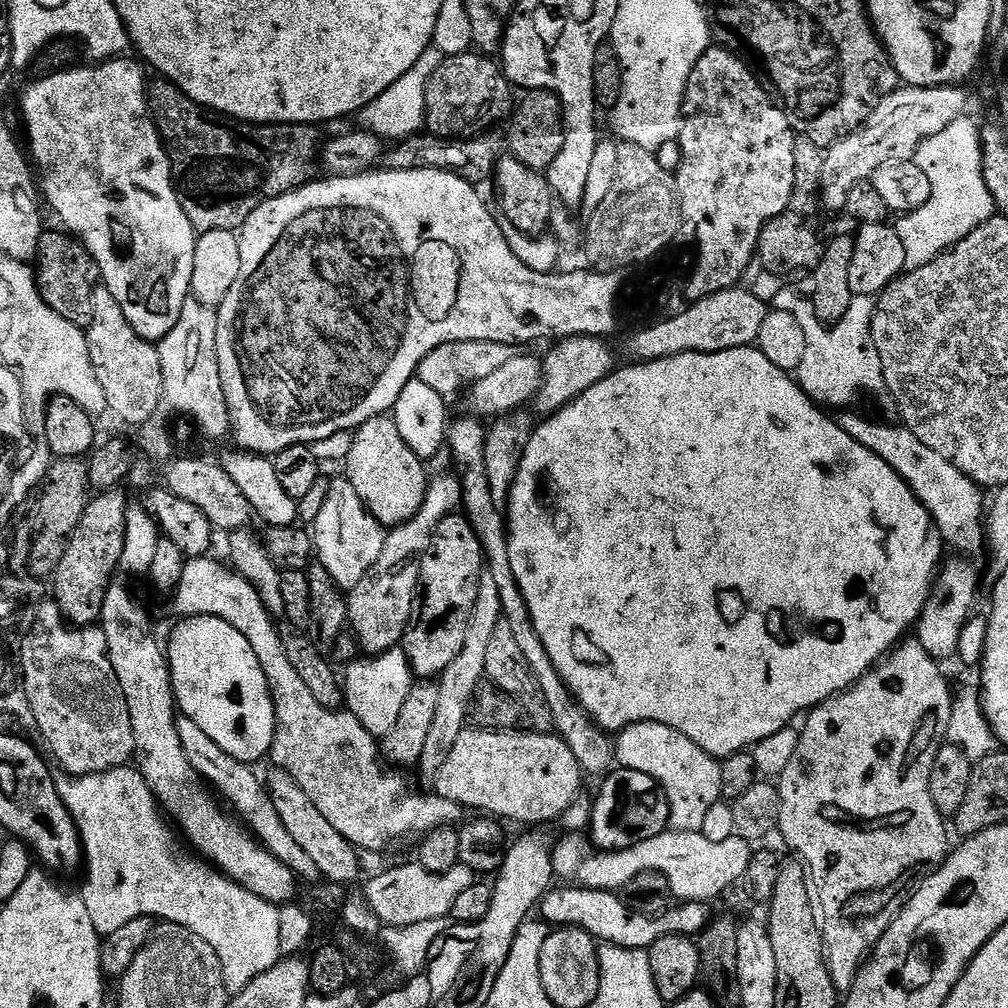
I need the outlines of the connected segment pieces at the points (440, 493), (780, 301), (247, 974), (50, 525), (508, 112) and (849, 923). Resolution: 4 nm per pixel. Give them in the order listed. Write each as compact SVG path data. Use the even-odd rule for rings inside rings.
M433 475L418 514L398 528L385 535L382 554L378 562L358 586L347 593L348 618L350 631L360 643L361 649L368 654L388 652L397 647L404 639L404 631L416 604L418 595L418 577L420 575L420 557L428 548L428 539L442 518L455 513L462 504L462 489L459 475Z
M783 286L770 304L777 312L794 315L802 328L805 352L802 366L796 368L794 376L800 389L817 405L844 410L855 405L852 403L863 392L885 391L882 358L878 358L878 350L874 350L872 341L872 312L876 309L873 297L853 296L850 310L846 310L844 317L834 325L827 325L817 318L812 300L807 295L796 294L790 286Z
M125 766L89 776L64 774L57 777L56 789L70 810L76 829L80 832L80 842L84 845L84 864L88 868L88 877L84 880L82 895L86 910L90 910L94 930L98 930L100 937L114 934L114 930L126 926L126 922L134 922L134 918L143 916L150 916L153 921L165 924L178 921L186 930L194 930L198 938L206 938L206 942L214 946L229 997L246 990L246 986L250 986L258 974L266 974L266 970L273 968L282 959L278 930L280 908L268 900L258 898L258 894L246 890L242 885L235 884L209 863L198 858L191 860L180 852L171 830L164 825L161 805L139 767Z
M59 457L48 469L41 490L40 500L31 508L30 532L32 548L28 556L28 566L36 578L51 579L56 572L62 554L68 548L74 530L80 525L82 514L90 499L89 468L81 457Z
M476 50L441 59L426 92L426 128L431 135L471 138L495 129L492 128L495 124L503 125L513 115L514 86L504 75L503 67L492 60L495 59L491 55L481 54Z
M908 638L897 644L857 684L851 684L845 692L832 696L807 713L805 720L808 721L805 722L804 728L799 729L798 750L794 750L794 758L790 758L786 770L782 770L782 774L778 778L780 790L778 832L779 835L784 835L785 842L801 856L799 859L806 869L810 892L814 897L818 931L824 939L824 959L828 962L828 973L832 975L832 983L840 990L851 988L866 957L880 941L882 934L886 934L886 930L892 925L894 918L908 903L909 893L913 891L914 885L921 878L939 868L950 851L948 832L944 829L945 817L938 814L938 810L930 798L930 766L934 766L934 754L938 754L941 744L945 743L950 726L950 710L954 695L953 689L948 689L948 680L940 668L943 667L923 649L922 642L917 638Z

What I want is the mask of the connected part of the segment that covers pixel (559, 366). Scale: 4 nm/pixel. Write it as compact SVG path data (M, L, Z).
M566 336L559 342L553 343L548 357L543 357L544 377L540 383L540 390L534 397L534 405L543 414L561 412L571 400L576 400L590 386L602 382L612 372L616 371L618 361L612 357L605 341L599 336Z

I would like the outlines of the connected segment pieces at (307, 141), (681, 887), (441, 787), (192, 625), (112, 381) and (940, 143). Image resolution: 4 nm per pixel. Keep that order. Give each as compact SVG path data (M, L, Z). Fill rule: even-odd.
M157 79L157 84L150 88L150 108L154 113L156 128L160 131L160 139L164 141L164 148L168 151L168 158L172 161L172 175L174 183L180 193L180 205L182 210L190 218L193 228L197 233L209 232L210 230L239 230L245 222L268 200L278 198L287 192L293 192L303 184L312 183L318 172L318 157L322 152L321 129L311 124L250 124L247 120L237 120L234 116L225 116L223 112L214 112L204 105L194 102L178 85L171 80Z
M667 831L650 838L646 842L638 842L634 846L624 848L621 852L602 852L593 850L587 839L583 840L583 835L568 834L565 840L555 841L552 849L552 871L561 881L575 882L582 888L593 888L594 890L623 890L630 882L630 878L638 878L638 874L643 872L657 872L662 874L662 878L668 883L668 891L680 902L713 902L723 894L727 888L732 888L743 881L746 874L746 866L750 866L750 858L754 851L753 845L749 841L743 840L741 836L728 834L725 840L711 840L704 836L703 831L698 832L674 832Z
M466 730L454 742L442 770L434 781L435 795L460 805L465 810L477 808L477 813L487 814L501 821L517 820L520 824L544 824L547 820L559 821L564 811L581 795L582 773L570 746L555 734L535 730L513 730L510 732L485 732Z
M190 616L179 621L180 625L172 632L172 637L166 640L166 655L168 657L168 666L172 669L172 693L176 696L176 703L179 711L182 713L183 719L195 722L199 728L206 730L206 734L210 734L210 738L214 738L214 742L218 742L218 746L222 746L222 750L226 750L226 754L230 754L230 758L238 758L238 762L243 764L259 765L259 760L269 755L272 750L272 743L276 737L276 703L272 701L272 689L268 687L268 679L262 670L262 666L258 662L258 658L254 658L254 650L250 650L250 642L242 634L238 634L238 630L234 630L234 626L230 626L230 622L219 620L216 616Z
M97 286L94 290L92 314L87 324L90 362L94 366L94 374L98 374L98 382L102 382L102 391L106 393L108 412L128 424L146 423L162 408L164 398L159 347L153 341L142 338L138 330L126 322L122 306L114 302L114 294L103 286Z
M962 115L950 126L926 138L918 146L914 157L916 165L930 178L930 202L916 212L909 212L895 221L894 227L902 246L906 246L906 269L921 268L926 262L934 262L938 254L952 248L966 238L978 226L997 215L994 198L986 190L982 146L980 145L981 125Z

